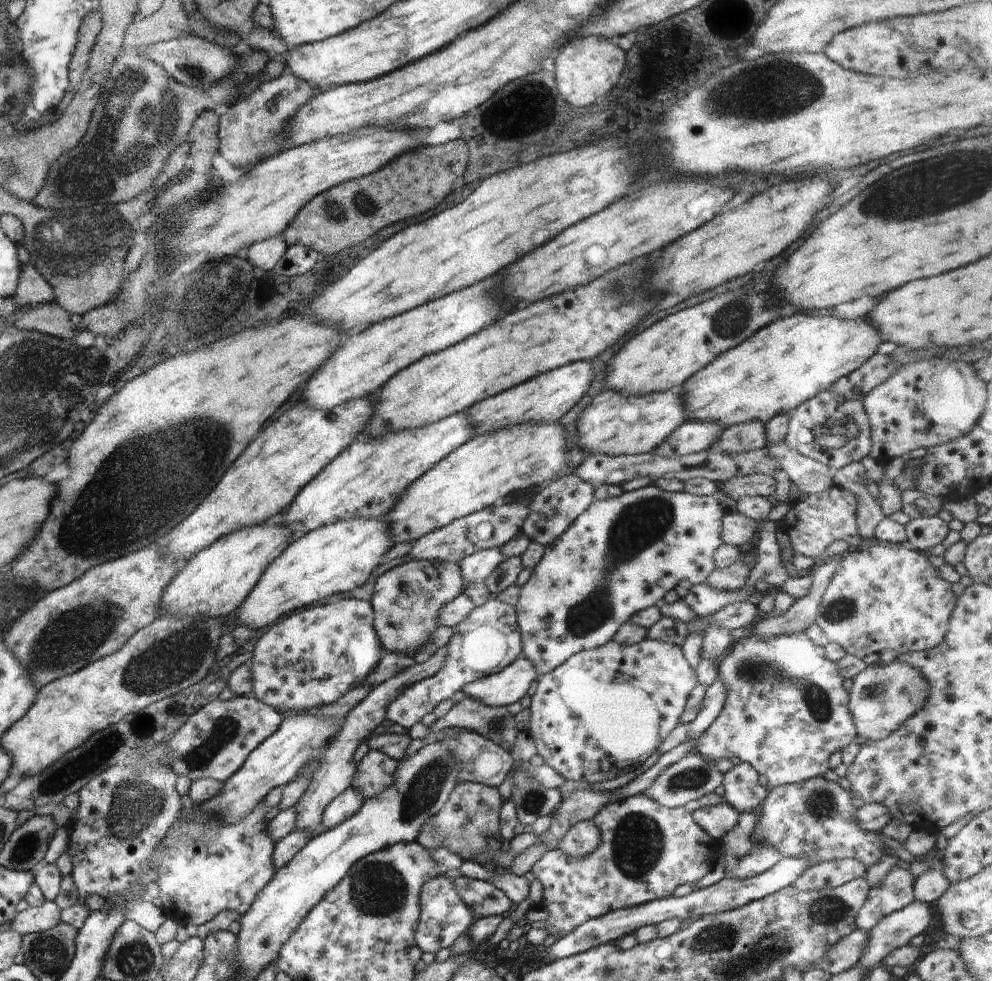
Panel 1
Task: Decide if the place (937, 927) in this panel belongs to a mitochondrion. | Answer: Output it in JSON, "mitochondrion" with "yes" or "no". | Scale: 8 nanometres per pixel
{"mitochondrion":"no"}

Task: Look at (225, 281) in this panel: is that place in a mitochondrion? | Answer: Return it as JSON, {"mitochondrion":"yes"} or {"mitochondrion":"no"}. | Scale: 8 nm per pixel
{"mitochondrion":"yes"}

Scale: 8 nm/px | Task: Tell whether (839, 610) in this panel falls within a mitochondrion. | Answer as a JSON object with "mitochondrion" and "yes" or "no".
{"mitochondrion":"yes"}

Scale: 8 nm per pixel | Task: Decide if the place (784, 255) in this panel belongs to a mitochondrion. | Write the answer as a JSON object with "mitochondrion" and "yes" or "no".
{"mitochondrion":"no"}

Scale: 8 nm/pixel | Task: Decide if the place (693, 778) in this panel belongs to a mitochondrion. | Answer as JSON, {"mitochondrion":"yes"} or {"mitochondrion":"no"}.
{"mitochondrion":"yes"}

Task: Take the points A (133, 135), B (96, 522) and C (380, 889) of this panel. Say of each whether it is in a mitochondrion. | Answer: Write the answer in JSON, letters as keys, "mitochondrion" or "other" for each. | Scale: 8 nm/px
{"A":"mitochondrion","B":"mitochondrion","C":"mitochondrion"}

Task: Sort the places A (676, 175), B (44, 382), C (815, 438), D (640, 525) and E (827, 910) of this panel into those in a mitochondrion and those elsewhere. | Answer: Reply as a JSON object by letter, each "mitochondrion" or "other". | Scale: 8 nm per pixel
{"A":"other","B":"mitochondrion","C":"mitochondrion","D":"mitochondrion","E":"mitochondrion"}

